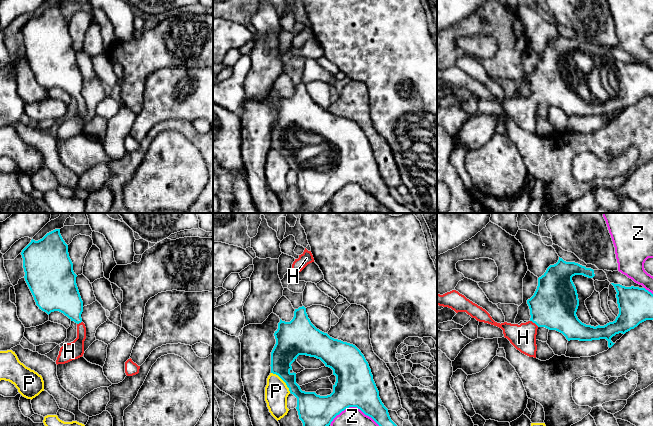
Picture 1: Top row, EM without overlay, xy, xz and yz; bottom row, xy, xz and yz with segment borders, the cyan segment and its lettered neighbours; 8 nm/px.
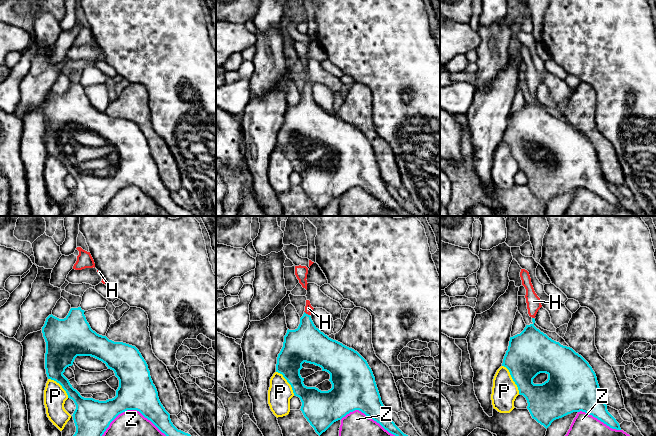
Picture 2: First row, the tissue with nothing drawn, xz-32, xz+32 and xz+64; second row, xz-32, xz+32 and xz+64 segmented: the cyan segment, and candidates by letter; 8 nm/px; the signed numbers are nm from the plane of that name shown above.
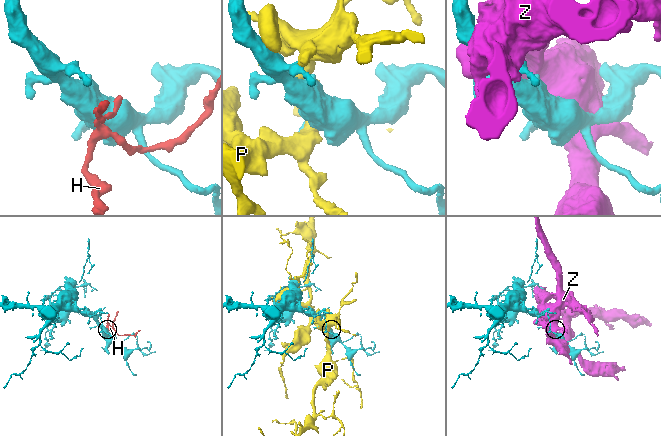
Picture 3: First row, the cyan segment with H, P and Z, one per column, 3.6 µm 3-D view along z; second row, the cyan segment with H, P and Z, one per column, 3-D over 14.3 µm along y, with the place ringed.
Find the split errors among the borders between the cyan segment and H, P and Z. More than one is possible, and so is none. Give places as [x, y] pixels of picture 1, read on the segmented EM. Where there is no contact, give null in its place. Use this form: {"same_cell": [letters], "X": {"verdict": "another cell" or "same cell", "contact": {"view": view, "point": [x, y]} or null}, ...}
{"same_cell": ["H"], "H": {"verdict": "same cell", "contact": {"view": "yz", "point": [534, 322]}}, "P": {"verdict": "another cell", "contact": {"view": "xz", "point": [283, 380]}}, "Z": {"verdict": "another cell", "contact": {"view": "xz", "point": [354, 406]}}}

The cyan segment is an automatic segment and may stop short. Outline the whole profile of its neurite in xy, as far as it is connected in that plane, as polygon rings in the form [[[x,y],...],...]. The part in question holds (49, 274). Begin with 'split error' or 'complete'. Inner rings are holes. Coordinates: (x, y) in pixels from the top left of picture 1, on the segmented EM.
split error; [[[60,229],[47,233],[42,239],[31,242],[21,252],[25,281],[34,297],[36,305],[48,315],[59,311],[77,324],[77,338],[71,343],[64,343],[60,348],[56,364],[65,364],[78,359],[84,354],[86,327],[82,322],[83,301],[77,284],[77,275],[73,271],[73,263],[69,257],[68,245],[63,240]]]

